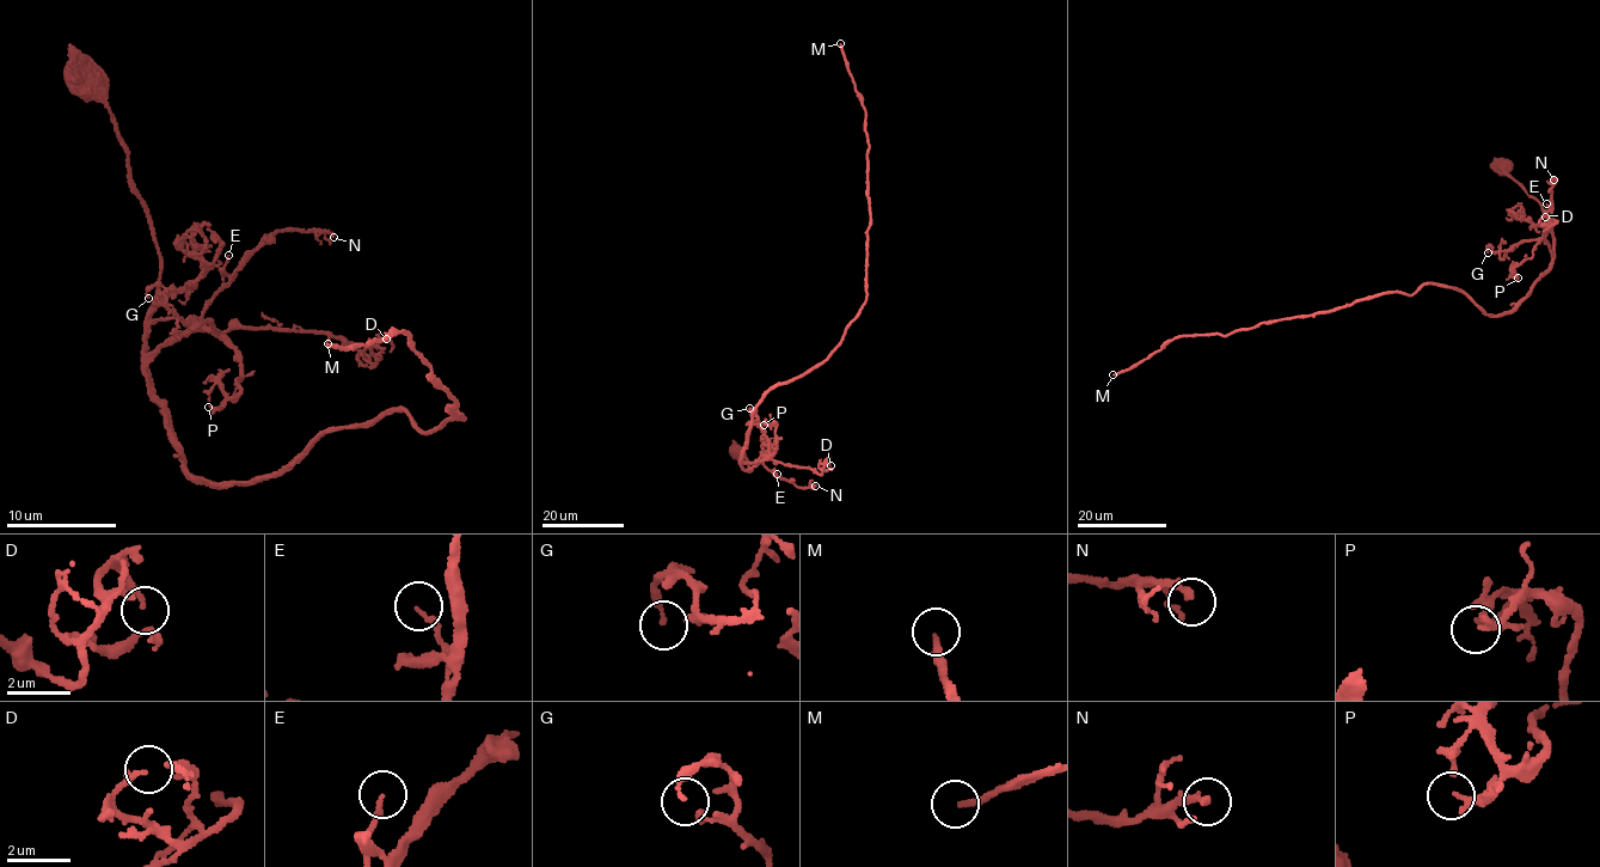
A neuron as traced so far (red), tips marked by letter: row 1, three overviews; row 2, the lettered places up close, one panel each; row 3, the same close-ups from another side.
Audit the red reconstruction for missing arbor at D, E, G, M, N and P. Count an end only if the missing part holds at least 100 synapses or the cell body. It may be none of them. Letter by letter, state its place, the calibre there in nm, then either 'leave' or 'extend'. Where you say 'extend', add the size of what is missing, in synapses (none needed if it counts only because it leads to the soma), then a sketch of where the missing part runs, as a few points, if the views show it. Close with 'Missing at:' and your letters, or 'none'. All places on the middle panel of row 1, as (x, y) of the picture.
D: place (831, 465); calibre 200 nm; leave
E: place (777, 474); calibre 160 nm; leave
G: place (749, 408); calibre 180 nm; leave
M: place (840, 43); calibre 200 nm; extend; 300 synapses
N: place (815, 486); calibre 240 nm; leave
P: place (764, 425); calibre 150 nm; leave
Missing at: M

